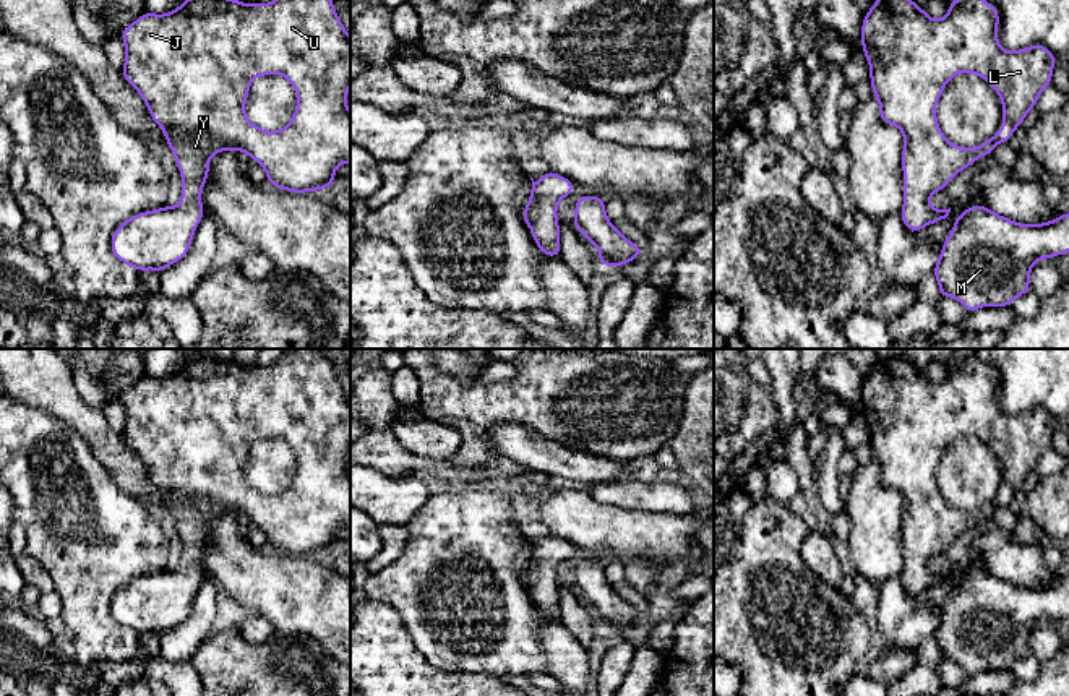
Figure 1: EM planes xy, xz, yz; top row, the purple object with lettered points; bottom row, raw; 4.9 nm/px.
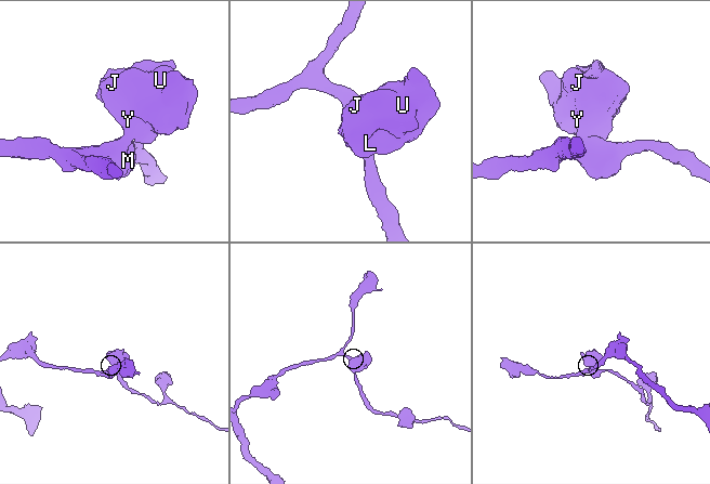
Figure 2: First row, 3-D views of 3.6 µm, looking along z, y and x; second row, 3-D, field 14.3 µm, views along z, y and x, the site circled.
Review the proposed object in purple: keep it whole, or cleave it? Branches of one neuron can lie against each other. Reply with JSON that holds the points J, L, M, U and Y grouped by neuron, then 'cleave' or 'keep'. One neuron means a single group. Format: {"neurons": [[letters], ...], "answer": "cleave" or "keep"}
{"neurons": [["J", "L", "M", "U", "Y"]], "answer": "keep"}

